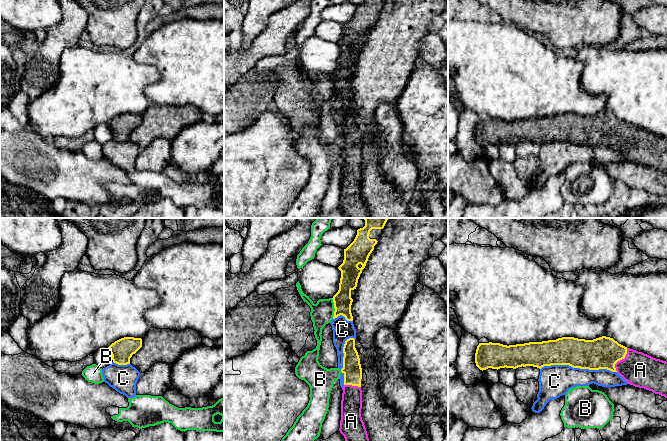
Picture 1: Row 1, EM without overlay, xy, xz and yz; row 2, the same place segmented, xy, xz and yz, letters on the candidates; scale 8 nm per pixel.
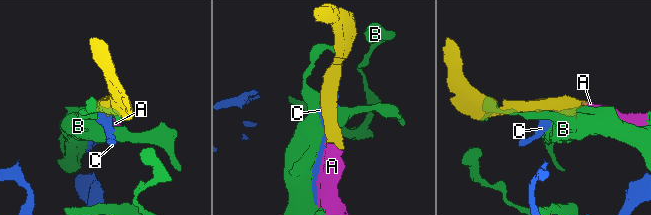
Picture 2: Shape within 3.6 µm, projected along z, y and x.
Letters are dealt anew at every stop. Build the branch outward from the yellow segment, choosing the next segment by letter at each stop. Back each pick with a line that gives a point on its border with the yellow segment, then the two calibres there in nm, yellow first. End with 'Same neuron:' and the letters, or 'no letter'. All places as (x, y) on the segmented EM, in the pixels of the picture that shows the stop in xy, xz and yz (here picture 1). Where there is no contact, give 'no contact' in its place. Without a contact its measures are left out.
A: meets yellow in yz at (620, 359); 260 nm thick on the yellow side, 280 nm on the other
Same neuron: A

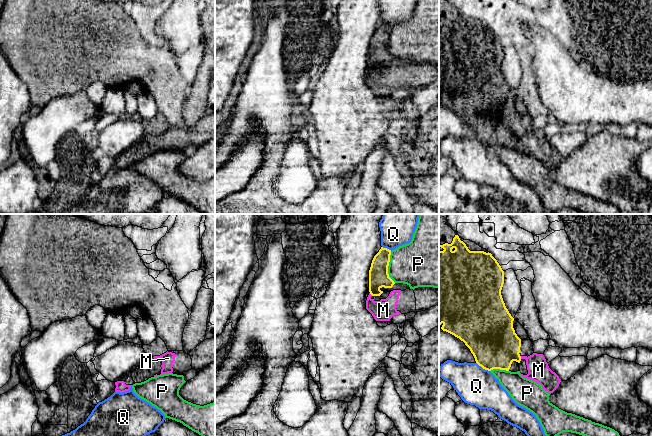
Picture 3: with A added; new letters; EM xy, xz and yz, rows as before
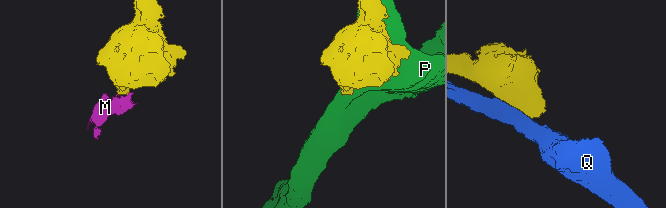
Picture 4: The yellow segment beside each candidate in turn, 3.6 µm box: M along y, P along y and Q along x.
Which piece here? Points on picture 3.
M: meets yellow in xz at (371, 294); 160 nm thick on the yellow side, 170 nm on the other
Same neuron: M

